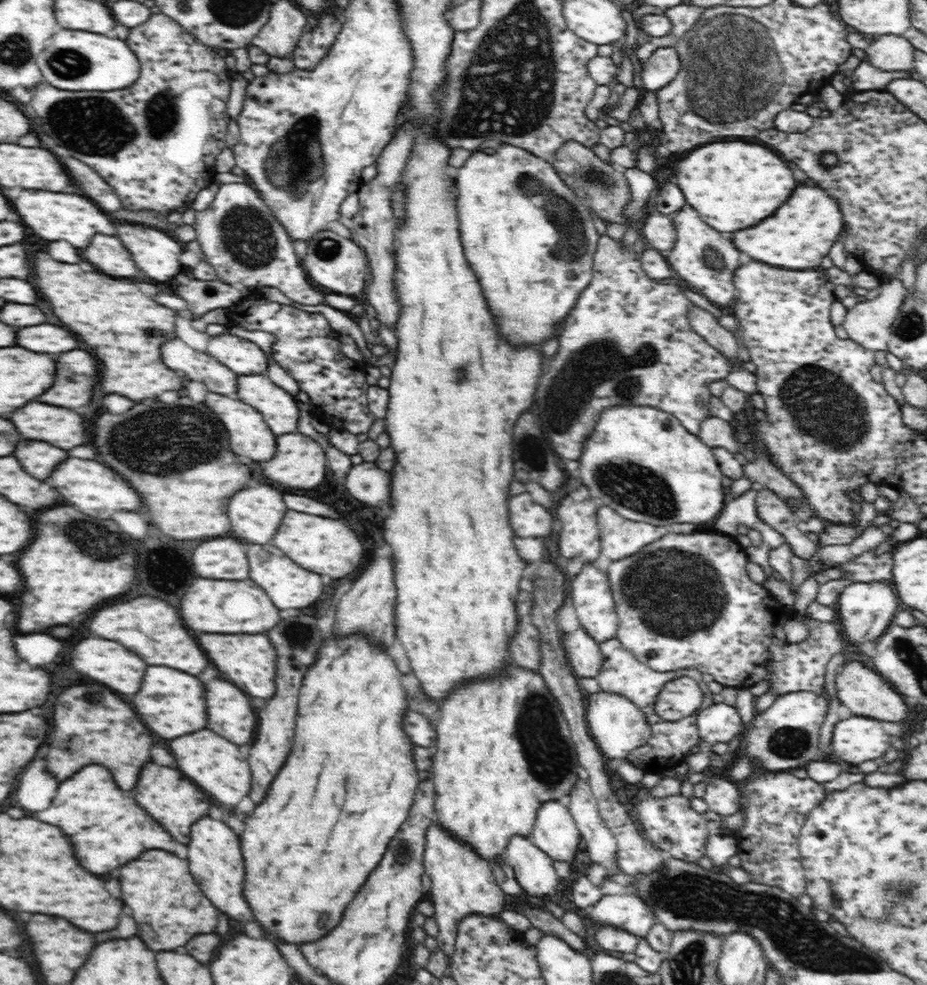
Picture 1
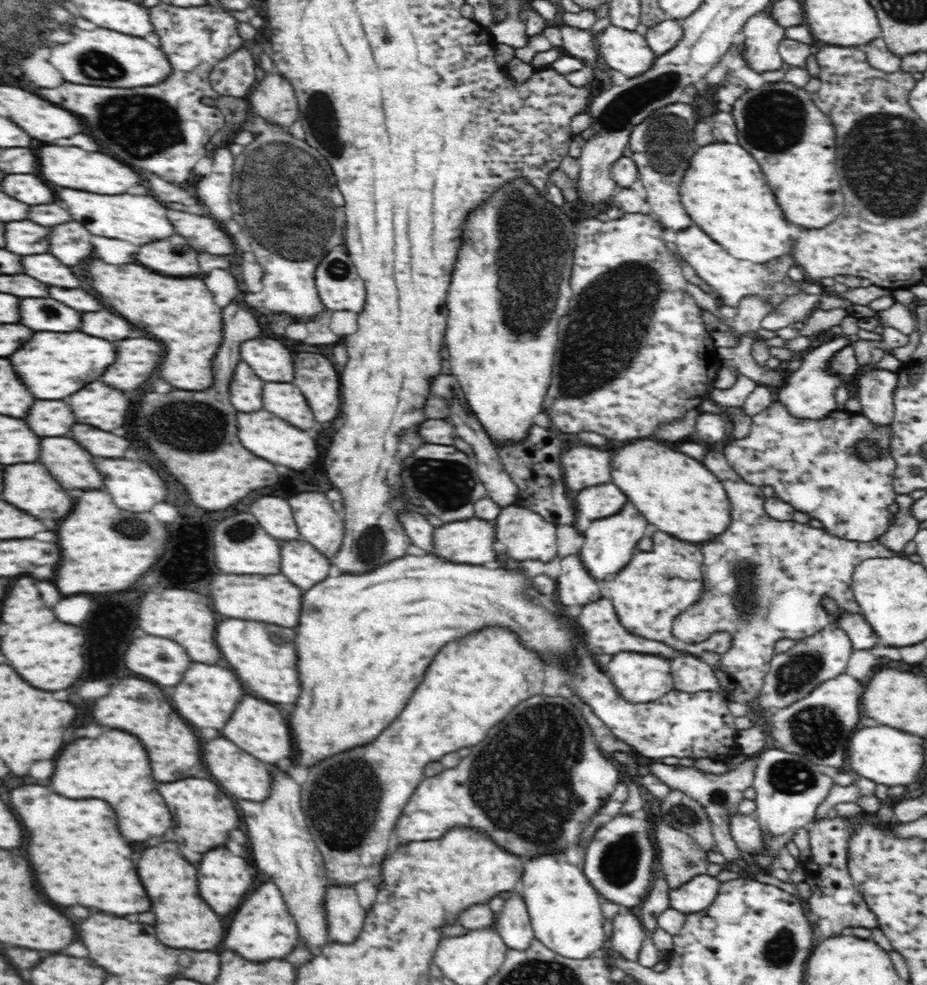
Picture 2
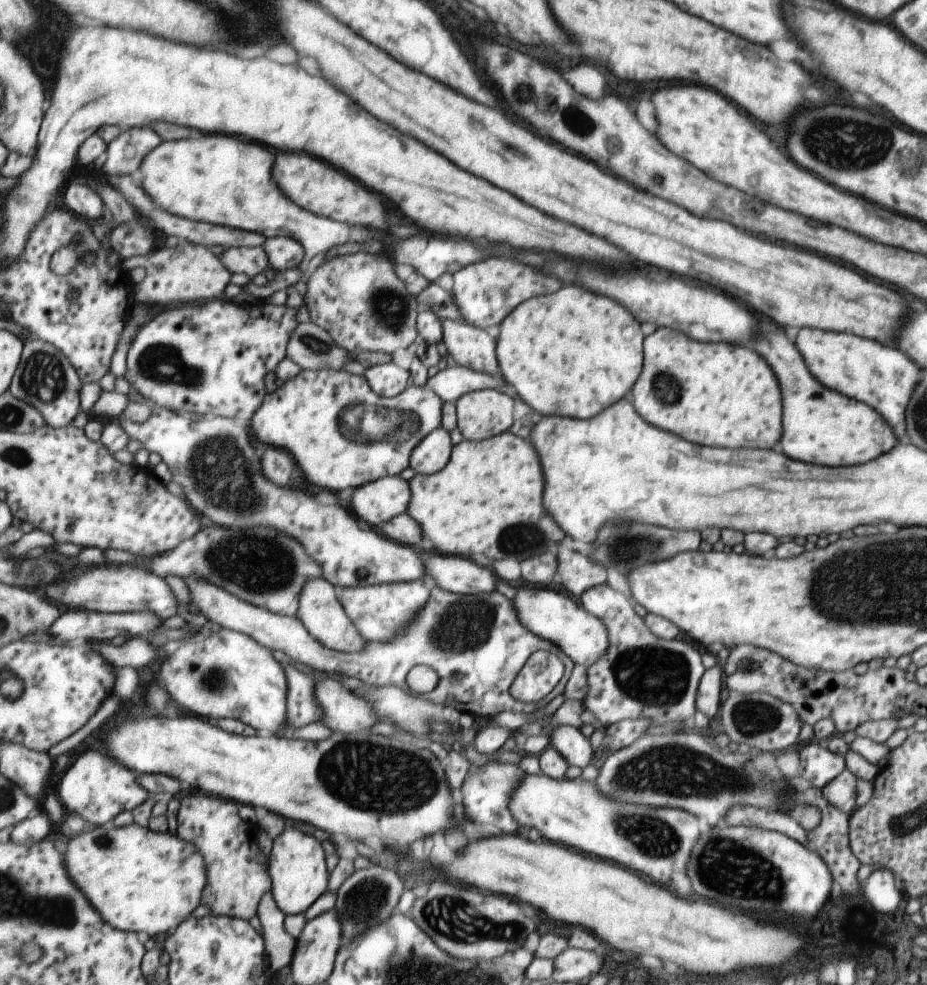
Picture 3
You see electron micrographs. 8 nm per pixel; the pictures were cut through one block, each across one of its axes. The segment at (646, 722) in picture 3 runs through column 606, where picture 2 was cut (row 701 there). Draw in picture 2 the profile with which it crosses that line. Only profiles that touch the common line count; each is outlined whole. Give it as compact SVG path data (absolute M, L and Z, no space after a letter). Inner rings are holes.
M708 449L701 463L723 484L730 501L732 524L723 534L702 545L702 570L706 590L694 606L686 608L674 619L673 635L685 643L697 643L710 636L727 633L731 637L732 646L721 655L720 662L711 667L719 685L728 694L727 700L746 703L757 698L769 671L770 660L775 654L774 646L780 639L805 639L822 628L836 625L842 614L860 614L861 608L852 591L854 569L866 560L894 557L896 554L878 540L855 543L829 534L823 528L812 528L809 524L774 520L765 511L762 487L746 482L730 466L722 451ZM826 598L838 603L835 612L825 611Z

